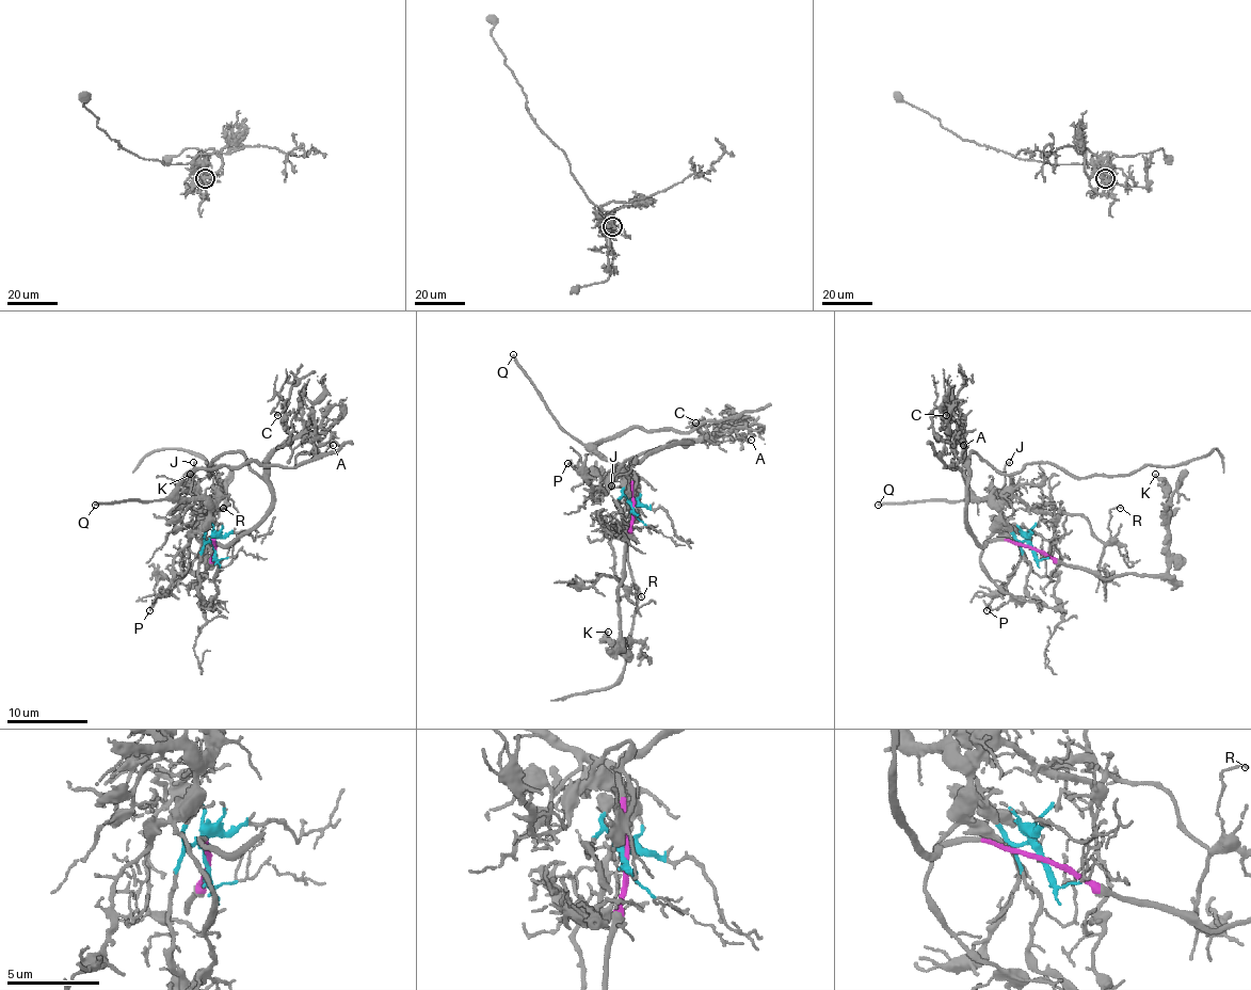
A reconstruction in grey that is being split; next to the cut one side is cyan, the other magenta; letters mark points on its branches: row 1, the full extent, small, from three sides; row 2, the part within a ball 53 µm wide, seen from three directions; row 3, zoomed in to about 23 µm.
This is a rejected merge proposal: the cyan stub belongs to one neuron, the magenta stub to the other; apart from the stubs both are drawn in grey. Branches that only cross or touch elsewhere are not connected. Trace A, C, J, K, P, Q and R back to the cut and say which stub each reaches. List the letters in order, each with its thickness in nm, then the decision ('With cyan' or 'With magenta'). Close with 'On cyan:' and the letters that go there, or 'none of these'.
A: Thickness 160 nm. With magenta
C: Thickness 140 nm. With magenta
J: Thickness 110 nm. With cyan
K: Thickness 160 nm. With magenta
P: Thickness 120 nm. With cyan
Q: Thickness 200 nm. With cyan
R: Thickness 120 nm. With cyan
On cyan: J, P, Q, R

